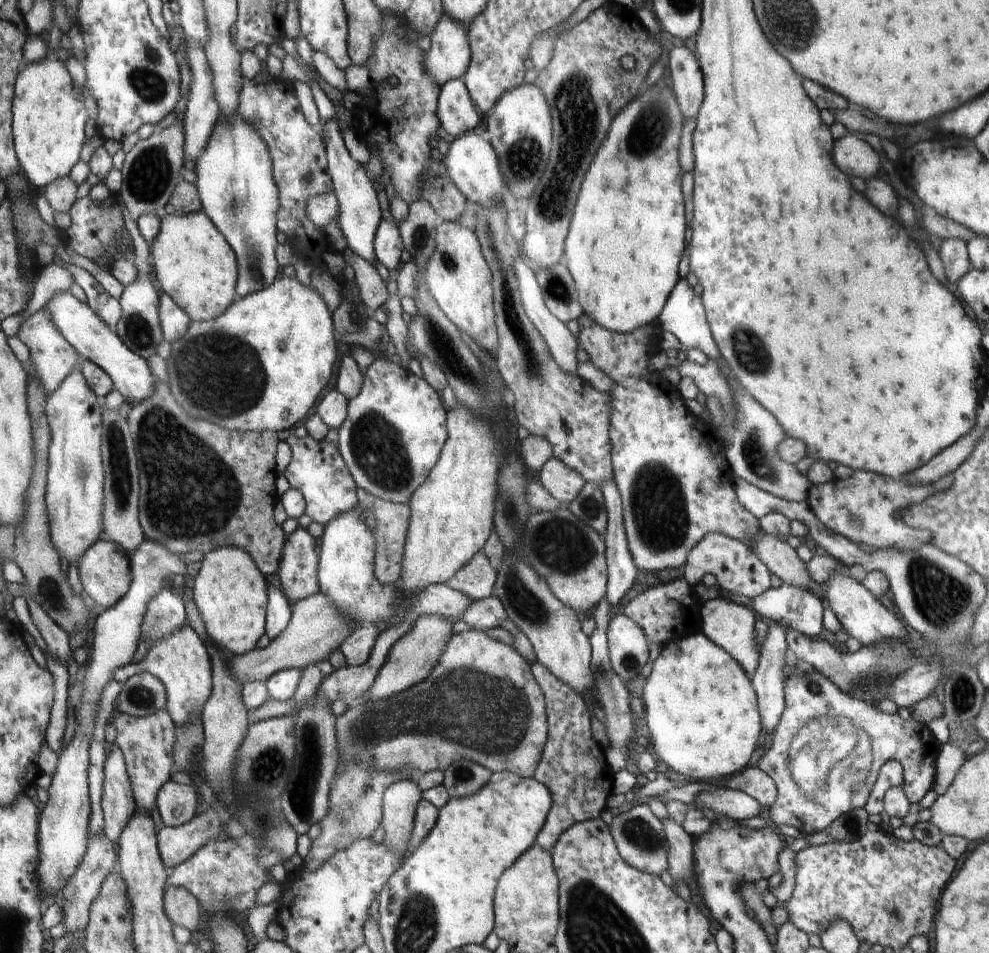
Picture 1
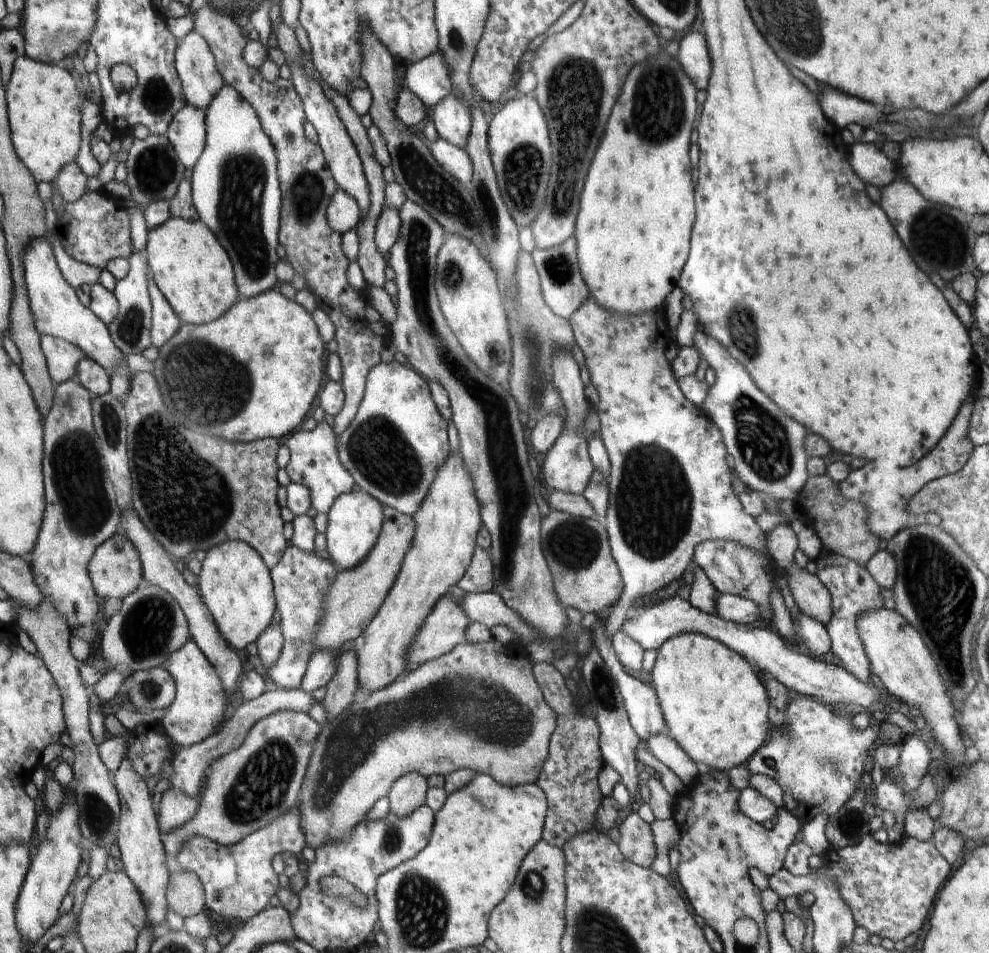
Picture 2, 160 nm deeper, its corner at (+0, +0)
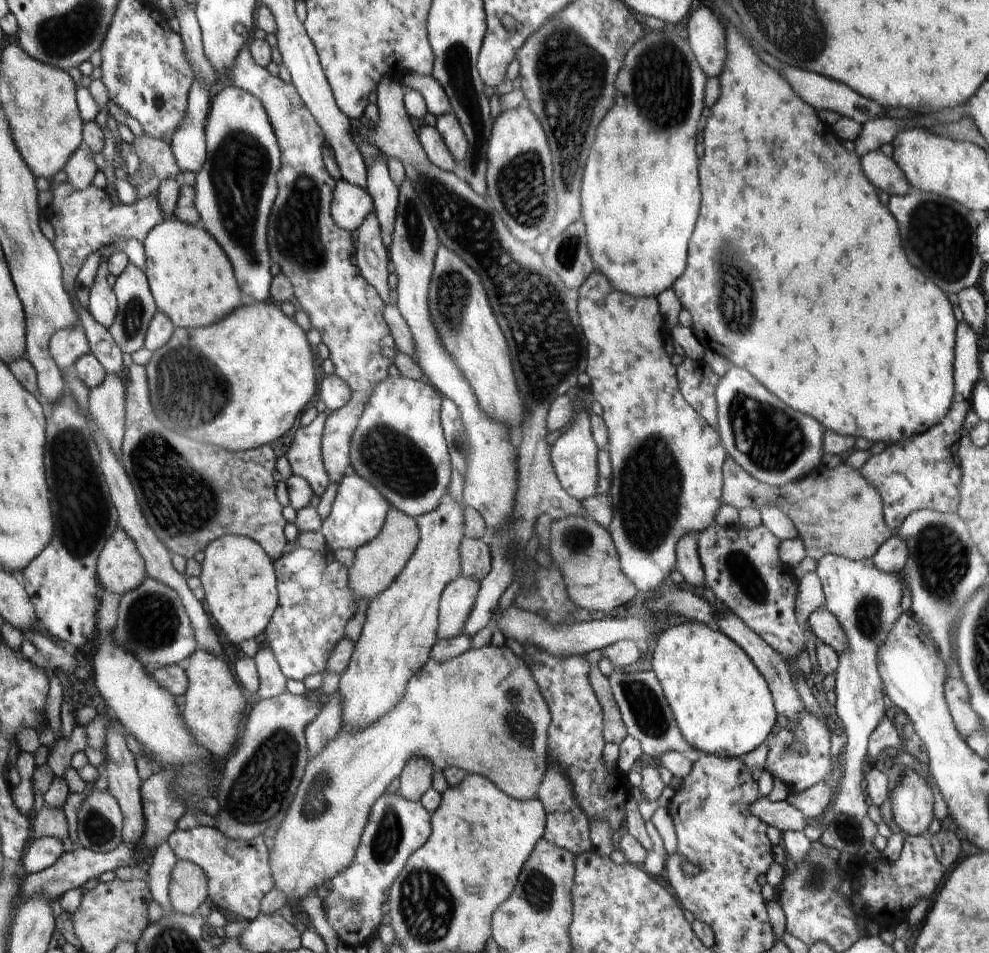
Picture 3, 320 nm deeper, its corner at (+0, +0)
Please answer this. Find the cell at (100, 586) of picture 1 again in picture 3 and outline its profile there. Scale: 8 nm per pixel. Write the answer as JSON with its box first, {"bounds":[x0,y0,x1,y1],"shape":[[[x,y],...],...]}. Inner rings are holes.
{"bounds":[100,530,147,595],"shape":[[[115,530],[100,553],[100,584],[123,595],[138,589],[147,577],[146,562],[136,542],[125,530]]]}

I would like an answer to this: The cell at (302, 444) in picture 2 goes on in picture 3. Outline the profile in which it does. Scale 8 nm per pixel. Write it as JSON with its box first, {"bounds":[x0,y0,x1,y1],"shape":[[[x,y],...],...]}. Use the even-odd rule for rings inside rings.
{"bounds":[285,412,330,498],"shape":[[[320,412],[310,424],[300,425],[285,455],[292,474],[304,478],[320,498],[330,484],[320,450],[326,417]]]}

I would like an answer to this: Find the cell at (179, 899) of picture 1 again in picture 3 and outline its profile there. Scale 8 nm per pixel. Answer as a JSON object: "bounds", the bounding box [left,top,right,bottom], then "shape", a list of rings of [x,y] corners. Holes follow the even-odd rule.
{"bounds":[169,860,206,914],"shape":[[[177,860],[171,872],[169,899],[172,910],[182,914],[196,914],[206,898],[206,877],[204,870],[195,862]]]}

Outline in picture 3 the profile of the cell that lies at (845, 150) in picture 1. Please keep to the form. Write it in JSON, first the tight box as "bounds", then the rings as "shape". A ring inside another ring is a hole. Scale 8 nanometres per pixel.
{"bounds":[863,149,912,195],"shape":[[[880,149],[870,151],[863,157],[863,169],[868,172],[868,178],[880,186],[886,194],[905,195],[912,189],[911,184],[892,157],[882,153]]]}

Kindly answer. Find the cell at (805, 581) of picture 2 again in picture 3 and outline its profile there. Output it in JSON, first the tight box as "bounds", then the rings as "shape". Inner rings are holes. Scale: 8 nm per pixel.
{"bounds":[808,606,848,655],"shape":[[[825,606],[808,617],[808,624],[820,642],[831,646],[839,655],[848,652],[848,639],[838,619]]]}

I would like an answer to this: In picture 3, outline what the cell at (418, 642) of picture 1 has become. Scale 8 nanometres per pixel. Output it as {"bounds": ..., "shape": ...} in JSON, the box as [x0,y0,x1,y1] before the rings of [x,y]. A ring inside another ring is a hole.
{"bounds":[438,574,481,639],"shape":[[[464,574],[448,584],[439,598],[438,638],[449,639],[458,636],[466,620],[470,618],[478,600],[481,583],[478,579]]]}

